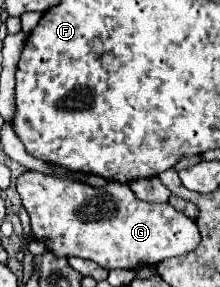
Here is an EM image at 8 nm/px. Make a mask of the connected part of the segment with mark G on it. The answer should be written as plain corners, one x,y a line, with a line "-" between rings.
27,170
25,174
17,178
17,192
29,214
31,230
35,238
43,242
49,252
53,252
55,256
63,256
63,258
75,256
83,260
93,260
105,270
113,270
113,268
137,270
143,266
155,266
167,258
193,252
201,242
195,220
173,210
171,204
145,204
137,200
127,184
107,182
103,188
93,188
93,186
79,184
73,180
63,180
63,178
43,174
43,172

